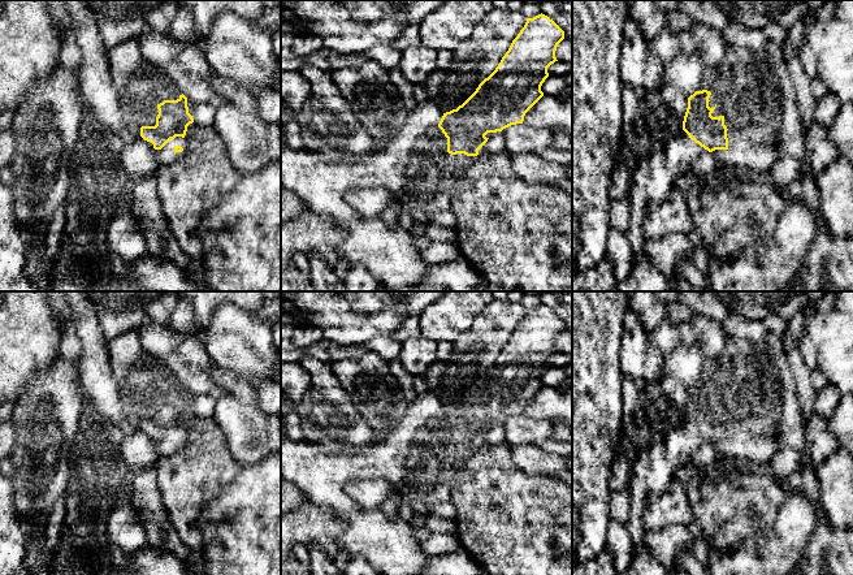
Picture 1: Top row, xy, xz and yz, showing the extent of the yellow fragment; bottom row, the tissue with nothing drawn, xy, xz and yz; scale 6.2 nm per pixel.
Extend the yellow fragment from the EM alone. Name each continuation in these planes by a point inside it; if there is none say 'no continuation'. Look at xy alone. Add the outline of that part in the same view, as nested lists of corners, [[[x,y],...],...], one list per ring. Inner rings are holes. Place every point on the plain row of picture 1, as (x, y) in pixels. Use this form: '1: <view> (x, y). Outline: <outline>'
1: xy (142, 377). Outline: [[[130,329],[108,343],[108,353],[111,358],[111,368],[113,376],[120,386],[124,412],[126,418],[137,427],[140,428],[142,418],[155,418],[159,406],[157,397],[164,392],[177,392],[179,386],[168,386],[166,380],[174,375],[166,366],[157,358],[150,355],[140,343],[138,329]]]

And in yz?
1: yz (749, 397). Outline: [[[727,334],[723,354],[714,360],[706,362],[705,366],[706,371],[703,379],[705,381],[714,385],[716,395],[711,407],[723,407],[724,416],[728,420],[728,455],[742,457],[746,453],[754,464],[770,464],[778,450],[778,442],[781,429],[781,401],[778,398],[780,381],[771,351],[765,342],[753,343],[742,337]],[[753,355],[758,356],[758,364],[753,369],[745,368],[744,363],[746,362],[746,358]]]

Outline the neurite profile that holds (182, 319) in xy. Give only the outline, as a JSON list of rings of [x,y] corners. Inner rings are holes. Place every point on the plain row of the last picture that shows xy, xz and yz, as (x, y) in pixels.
[[[179,298],[172,312],[169,327],[177,332],[198,333],[200,330],[195,316],[192,303],[186,298]]]

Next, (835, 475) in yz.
[[[845,448],[832,453],[819,467],[820,494],[818,516],[826,516],[833,528],[853,528],[853,458]]]

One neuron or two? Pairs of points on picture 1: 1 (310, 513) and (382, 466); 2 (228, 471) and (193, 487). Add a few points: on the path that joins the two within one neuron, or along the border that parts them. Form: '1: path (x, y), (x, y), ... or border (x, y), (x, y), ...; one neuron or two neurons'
1: border (310, 502), (327, 510); two neurons
2: path (219, 471), (208, 471), (202, 478); one neuron

